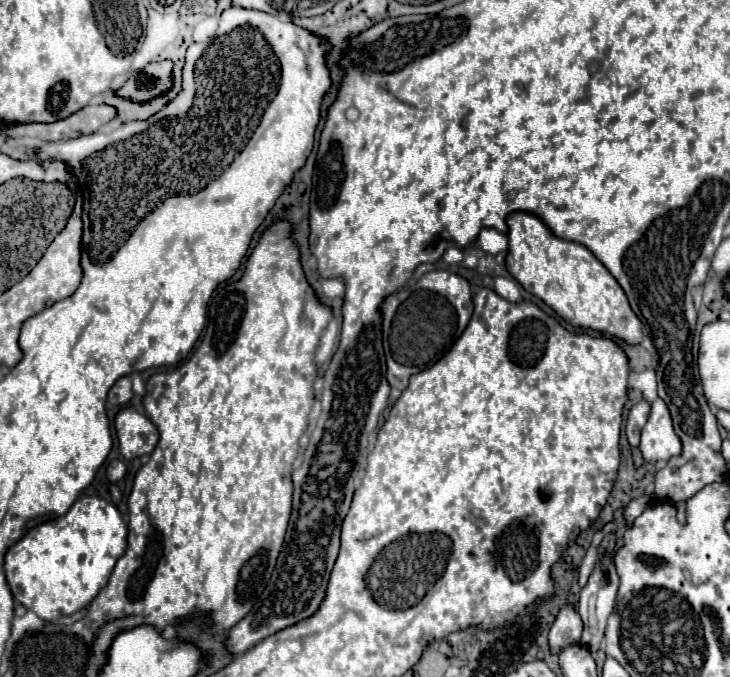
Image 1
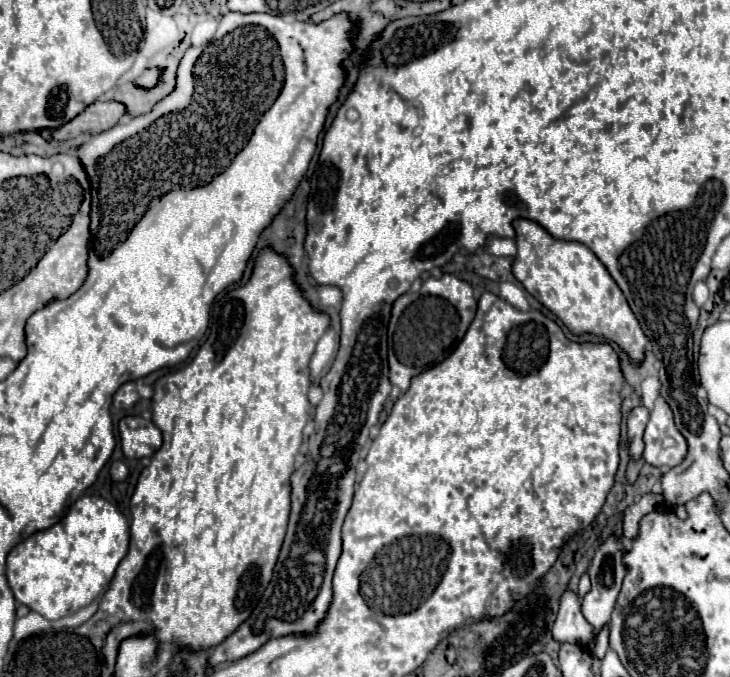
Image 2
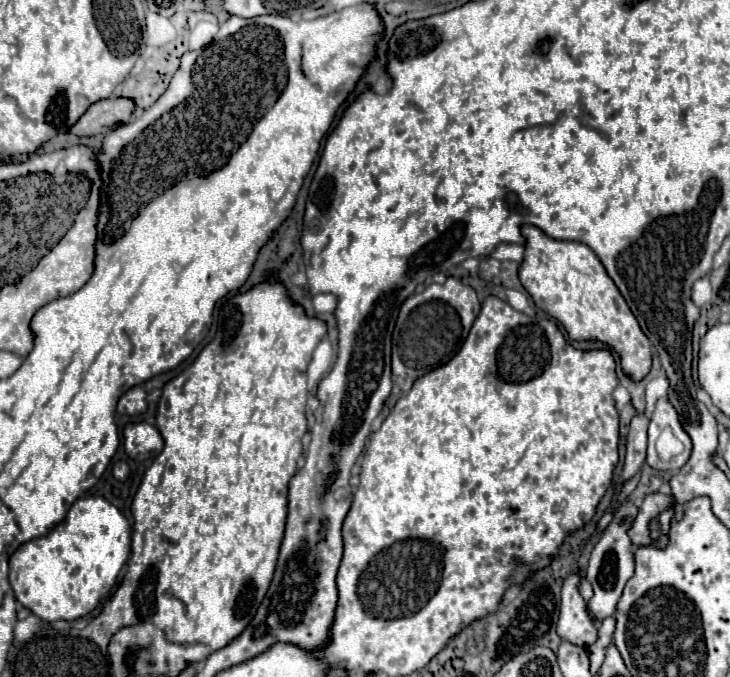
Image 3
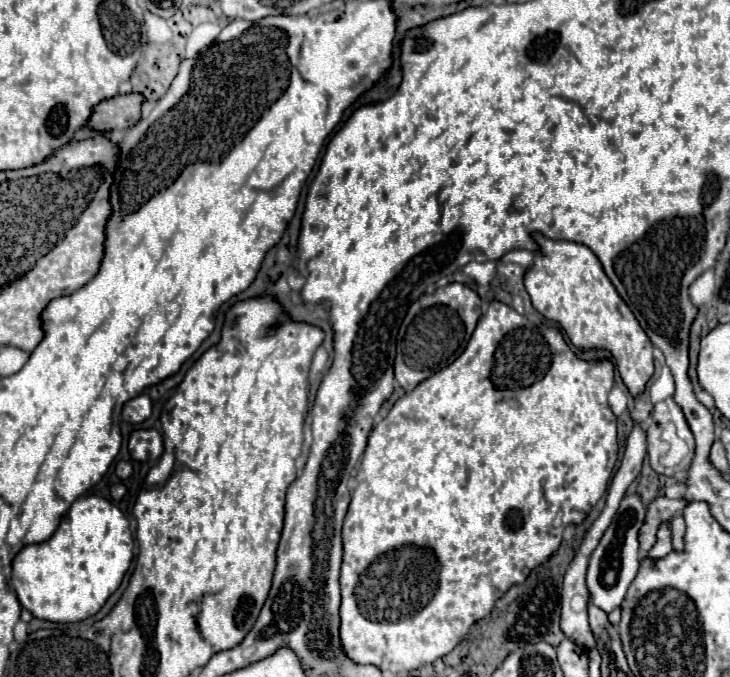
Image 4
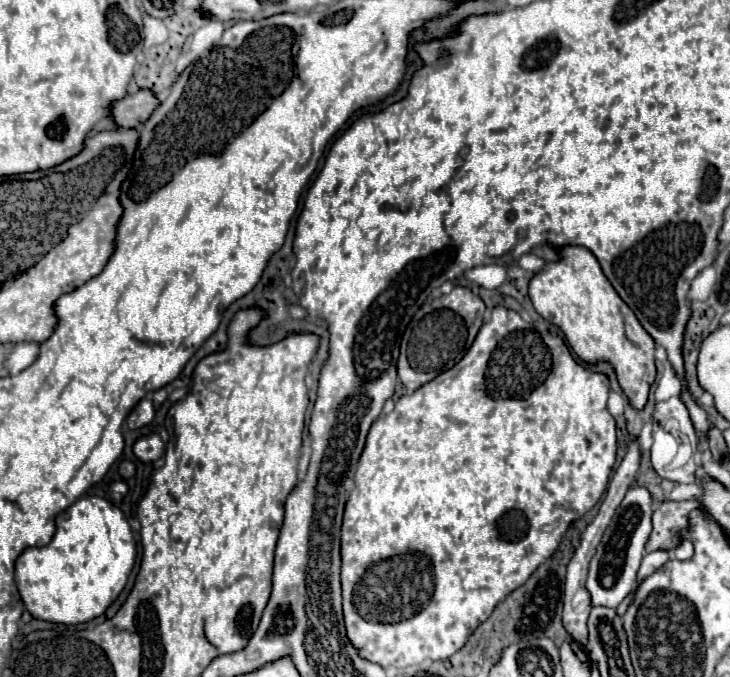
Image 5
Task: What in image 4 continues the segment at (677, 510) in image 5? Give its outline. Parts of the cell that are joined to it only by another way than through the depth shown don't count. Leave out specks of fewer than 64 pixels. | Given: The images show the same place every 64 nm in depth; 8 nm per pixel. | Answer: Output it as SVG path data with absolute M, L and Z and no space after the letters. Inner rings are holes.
M658 496L646 506L648 512L646 512L644 524L640 528L640 550L642 552L648 552L654 546L658 526L664 520L672 520L676 510L682 510L686 504L688 504L686 500L672 500L672 498L666 498L666 496Z

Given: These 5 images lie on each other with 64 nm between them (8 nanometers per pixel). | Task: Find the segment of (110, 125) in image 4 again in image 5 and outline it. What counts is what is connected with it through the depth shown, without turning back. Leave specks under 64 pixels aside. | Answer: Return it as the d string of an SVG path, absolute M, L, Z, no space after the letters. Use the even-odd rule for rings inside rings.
M138 90L136 94L126 94L122 100L112 102L110 118L118 128L140 128L156 108L156 98L148 90Z

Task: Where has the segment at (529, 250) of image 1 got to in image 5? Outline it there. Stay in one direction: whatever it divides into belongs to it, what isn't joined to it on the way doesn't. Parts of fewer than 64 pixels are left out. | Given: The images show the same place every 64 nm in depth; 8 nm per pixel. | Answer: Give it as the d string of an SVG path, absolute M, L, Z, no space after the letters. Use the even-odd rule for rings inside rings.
M584 246L560 248L558 260L546 262L546 266L532 276L528 294L536 312L564 332L568 344L580 360L606 360L614 366L618 382L630 398L630 404L642 410L648 400L650 384L656 376L654 340L642 328L628 304L616 294L596 256Z

